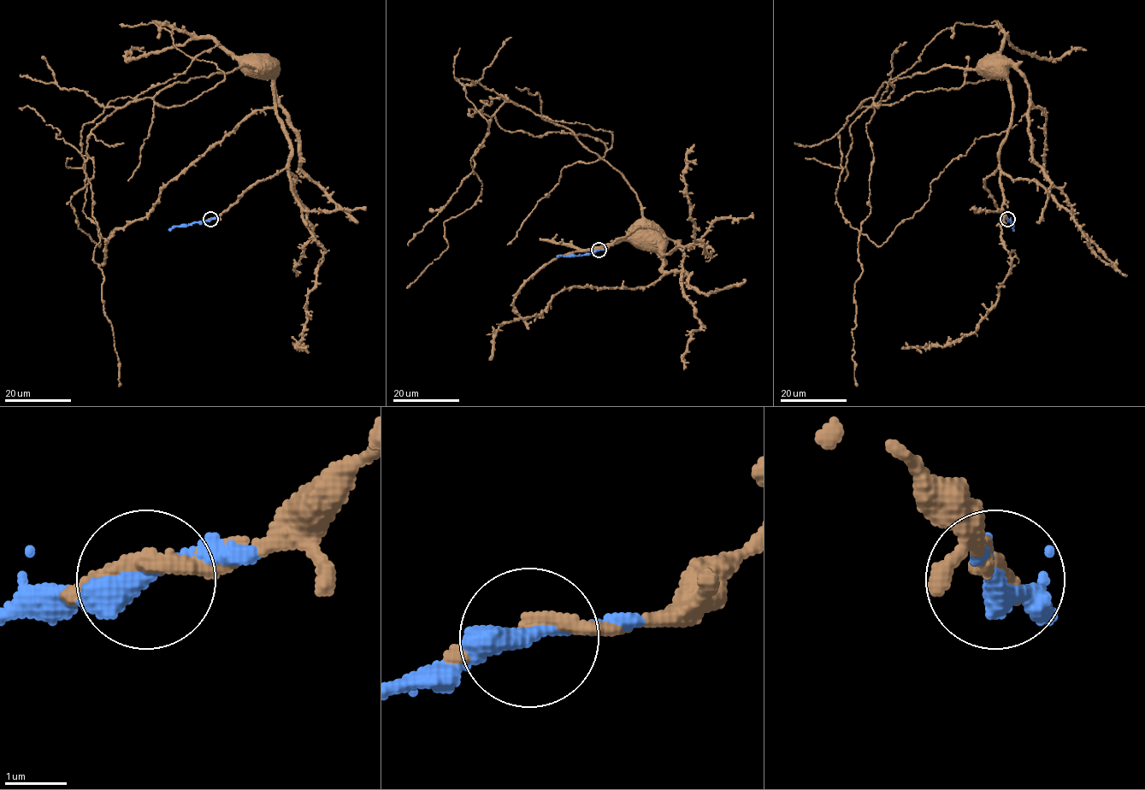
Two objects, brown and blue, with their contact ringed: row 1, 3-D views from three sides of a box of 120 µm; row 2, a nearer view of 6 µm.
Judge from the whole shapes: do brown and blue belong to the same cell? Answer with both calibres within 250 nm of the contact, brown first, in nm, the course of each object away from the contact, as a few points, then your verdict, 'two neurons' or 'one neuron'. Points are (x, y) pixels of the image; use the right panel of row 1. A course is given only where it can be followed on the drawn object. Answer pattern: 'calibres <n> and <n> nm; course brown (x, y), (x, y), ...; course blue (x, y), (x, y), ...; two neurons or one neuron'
calibres 260 and 320 nm; course brown (1007, 219), (984, 180), (998, 167), (1000, 144), (1010, 125), (1010, 83), (987, 78), (982, 65); course blue (1007, 219), (1013, 223), (1013, 230); one neuron

